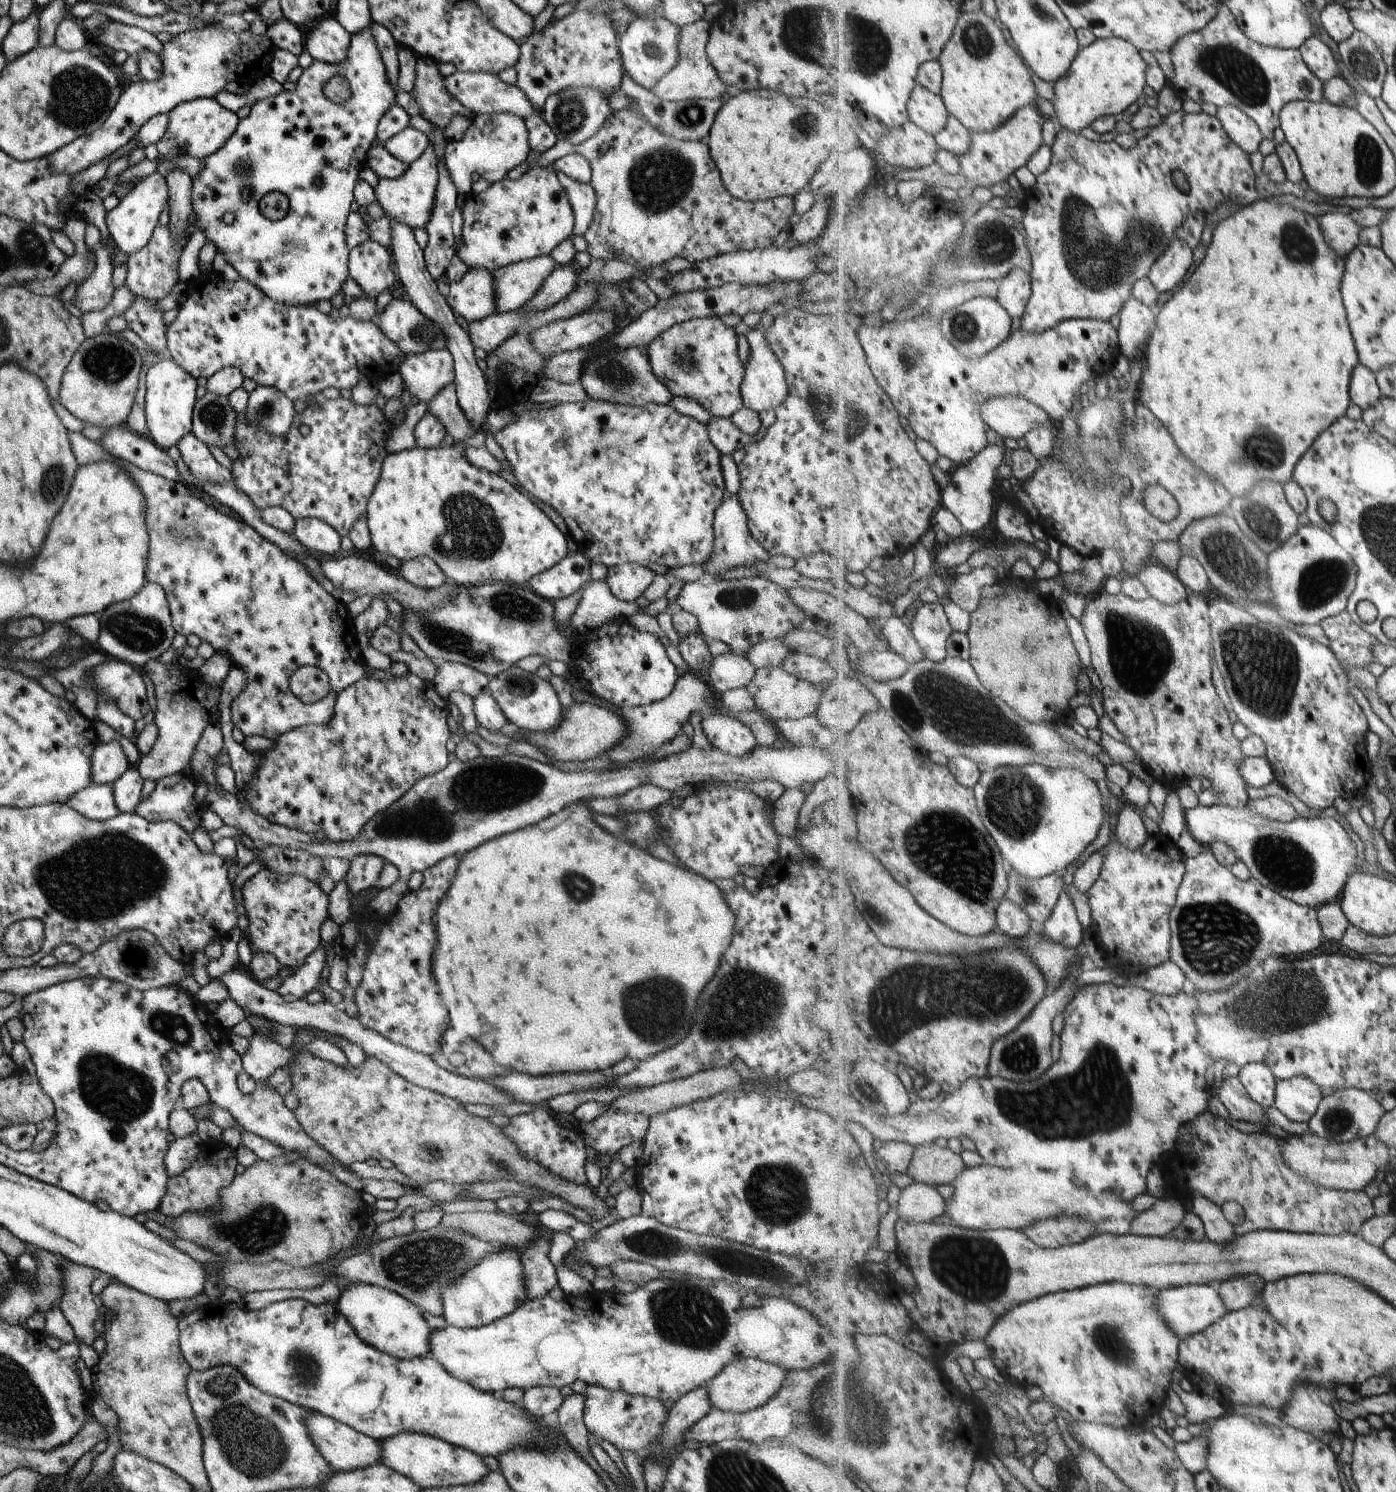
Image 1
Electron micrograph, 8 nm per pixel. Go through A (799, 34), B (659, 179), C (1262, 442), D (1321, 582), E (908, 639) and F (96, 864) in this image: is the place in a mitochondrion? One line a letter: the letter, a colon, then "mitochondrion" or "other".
A: mitochondrion
B: mitochondrion
C: mitochondrion
D: mitochondrion
E: other
F: mitochondrion

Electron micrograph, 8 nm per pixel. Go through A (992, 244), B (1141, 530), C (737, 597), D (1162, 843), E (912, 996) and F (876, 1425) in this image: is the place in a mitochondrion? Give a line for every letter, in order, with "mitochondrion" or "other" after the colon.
A: mitochondrion
B: other
C: mitochondrion
D: other
E: mitochondrion
F: mitochondrion

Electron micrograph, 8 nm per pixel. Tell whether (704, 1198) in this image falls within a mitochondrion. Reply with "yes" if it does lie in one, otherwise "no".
no

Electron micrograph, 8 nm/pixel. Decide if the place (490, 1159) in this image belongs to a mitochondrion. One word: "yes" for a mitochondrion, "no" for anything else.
yes

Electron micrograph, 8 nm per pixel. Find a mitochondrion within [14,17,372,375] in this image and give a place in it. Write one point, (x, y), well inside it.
(78, 96)

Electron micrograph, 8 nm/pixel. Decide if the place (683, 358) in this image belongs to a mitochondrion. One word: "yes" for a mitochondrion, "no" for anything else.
yes

